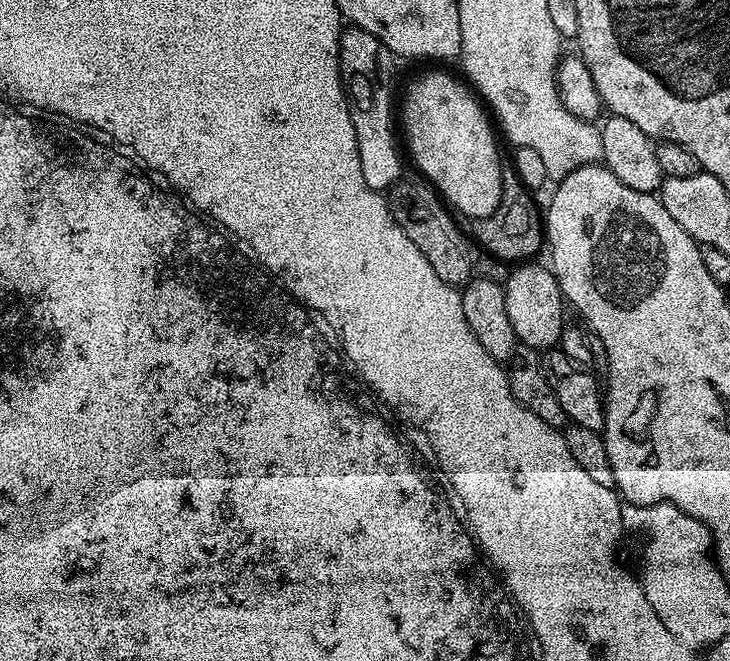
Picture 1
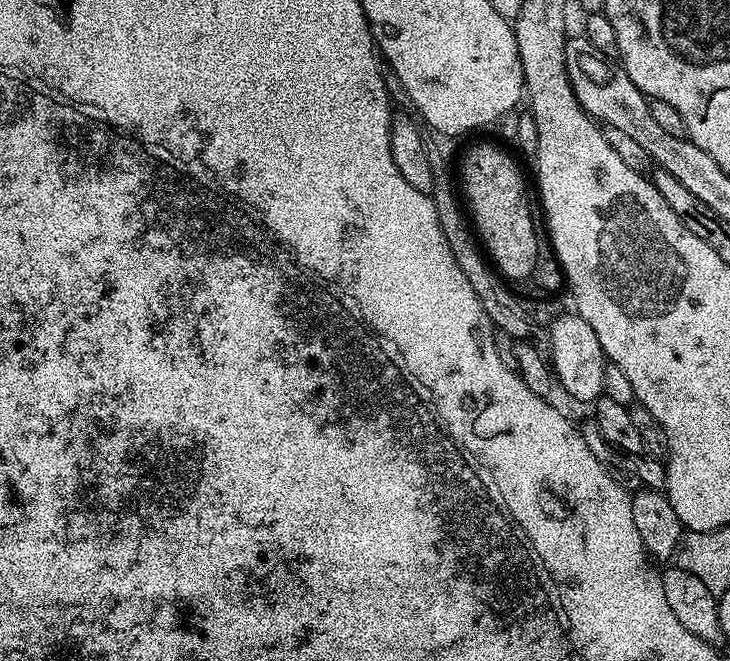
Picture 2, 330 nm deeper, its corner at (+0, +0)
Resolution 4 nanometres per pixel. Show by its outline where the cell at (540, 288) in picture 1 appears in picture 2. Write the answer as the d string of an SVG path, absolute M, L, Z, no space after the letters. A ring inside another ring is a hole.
M569 310L565 316L557 315L546 332L550 353L550 367L557 385L564 387L564 392L572 400L580 404L591 405L600 399L604 390L604 365L606 357L598 342L598 334L594 334L590 322L575 311Z

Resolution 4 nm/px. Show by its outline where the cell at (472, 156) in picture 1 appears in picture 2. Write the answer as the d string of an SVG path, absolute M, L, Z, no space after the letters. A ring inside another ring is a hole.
M476 144L465 152L463 149L462 158L463 154L464 161L461 159L458 164L458 184L466 201L475 235L487 259L495 265L501 277L509 281L527 281L538 258L538 224L537 221L532 221L528 188L524 185L524 176L520 173L519 166L496 144Z

